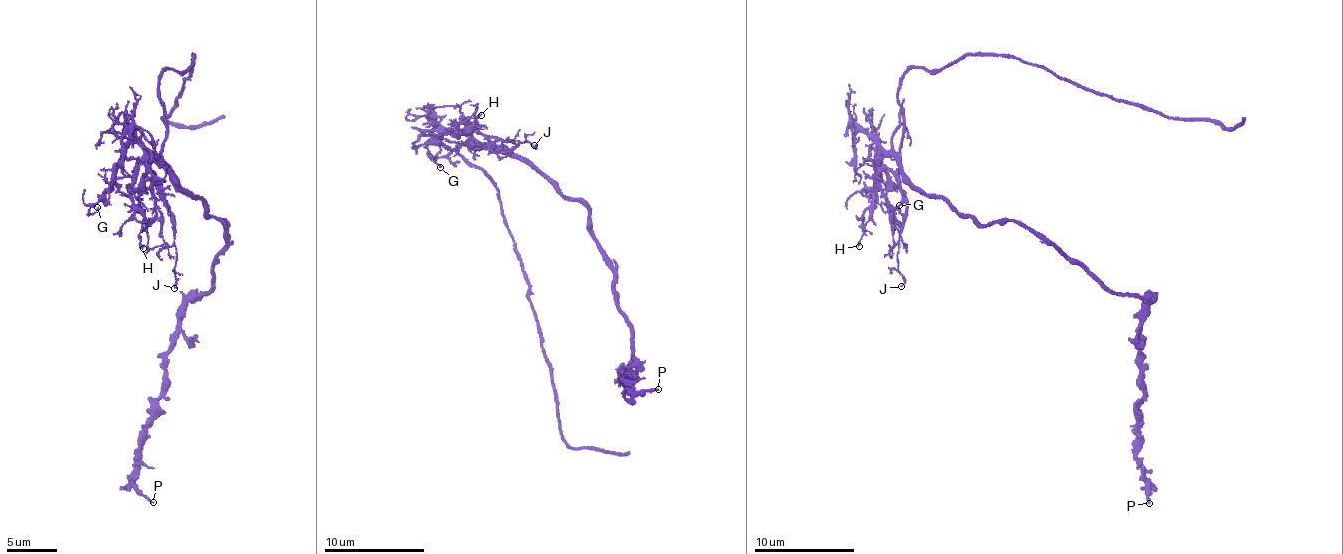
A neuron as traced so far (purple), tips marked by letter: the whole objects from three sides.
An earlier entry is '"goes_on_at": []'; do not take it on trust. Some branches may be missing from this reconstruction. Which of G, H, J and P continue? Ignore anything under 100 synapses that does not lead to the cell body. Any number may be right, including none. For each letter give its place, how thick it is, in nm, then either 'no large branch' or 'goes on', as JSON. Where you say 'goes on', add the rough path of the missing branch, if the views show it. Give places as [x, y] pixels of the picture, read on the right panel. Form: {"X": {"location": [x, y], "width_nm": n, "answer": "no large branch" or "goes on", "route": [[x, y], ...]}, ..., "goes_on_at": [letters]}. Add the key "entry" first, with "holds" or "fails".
{"entry": "holds", "G": {"location": [899, 205], "width_nm": 110, "answer": "no large branch"}, "H": {"location": [859, 246], "width_nm": 150, "answer": "no large branch"}, "J": {"location": [901, 286], "width_nm": 130, "answer": "no large branch"}, "P": {"location": [1149, 503], "width_nm": 160, "answer": "no large branch"}, "goes_on_at": []}

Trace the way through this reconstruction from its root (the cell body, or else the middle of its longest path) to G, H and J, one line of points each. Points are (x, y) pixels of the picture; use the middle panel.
G: (501, 147), (484, 147), (463, 134), (445, 134), (441, 139), (432, 140), (427, 147), (429, 157), (440, 167)
H: (501, 147), (484, 147), (470, 134), (456, 134), (461, 134), (467, 119), (476, 120), (481, 115)
J: (501, 147), (484, 147), (468, 131), (477, 129), (497, 140), (526, 140), (534, 145)

